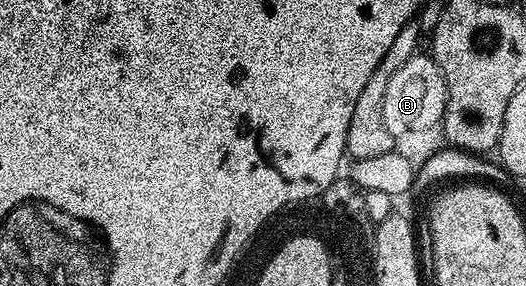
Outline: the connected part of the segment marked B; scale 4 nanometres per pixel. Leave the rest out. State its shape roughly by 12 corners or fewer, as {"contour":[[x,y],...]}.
{"contour":[[415,53],[384,89],[384,125],[395,137],[437,128],[446,82]]}

